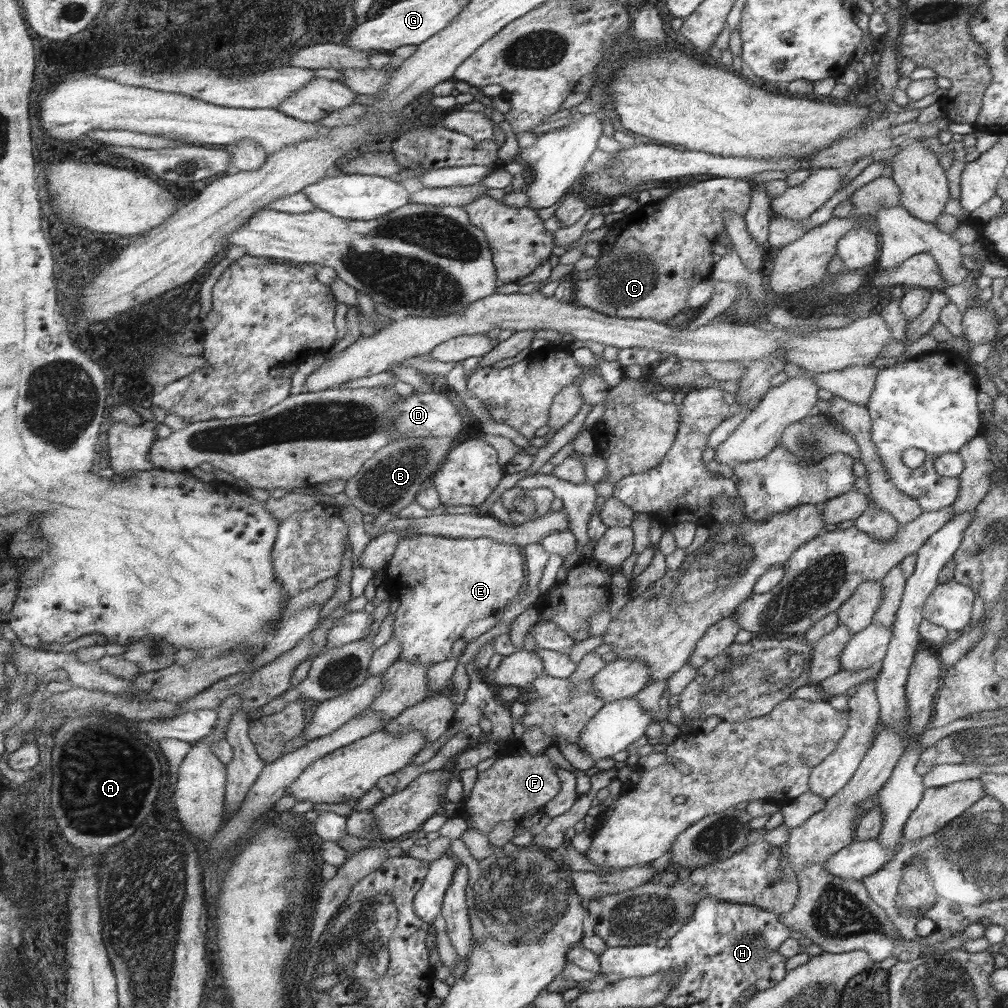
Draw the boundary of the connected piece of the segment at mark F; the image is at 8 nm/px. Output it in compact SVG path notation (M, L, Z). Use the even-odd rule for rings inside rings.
M508 748L506 752L496 757L494 764L487 770L478 772L473 790L467 798L462 799L462 808L456 816L462 817L467 824L467 830L472 829L484 833L486 837L492 828L506 820L514 820L524 816L528 810L542 808L560 792L560 778L556 776L558 766L548 758L546 751L532 754Z

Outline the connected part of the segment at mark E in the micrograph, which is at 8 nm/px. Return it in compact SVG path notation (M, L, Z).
M410 535L401 538L393 554L390 565L384 567L384 579L381 584L390 596L398 597L401 606L394 620L394 634L401 642L399 658L412 664L423 662L437 663L445 661L451 655L452 644L460 638L466 638L466 630L474 626L474 622L482 622L483 618L502 616L510 606L514 606L514 597L526 590L526 558L524 546L501 543L493 538L446 538L442 535Z

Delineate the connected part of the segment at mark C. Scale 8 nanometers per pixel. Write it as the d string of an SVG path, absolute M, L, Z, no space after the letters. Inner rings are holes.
M711 178L698 181L696 186L673 188L667 197L642 205L632 216L623 217L608 226L608 234L600 242L597 271L592 276L583 274L573 284L573 302L590 310L618 318L645 318L656 322L670 323L676 314L690 306L690 294L694 286L710 280L714 268L714 246L718 246L718 234L726 228L722 219L724 212L744 216L749 210L754 184L748 179Z

